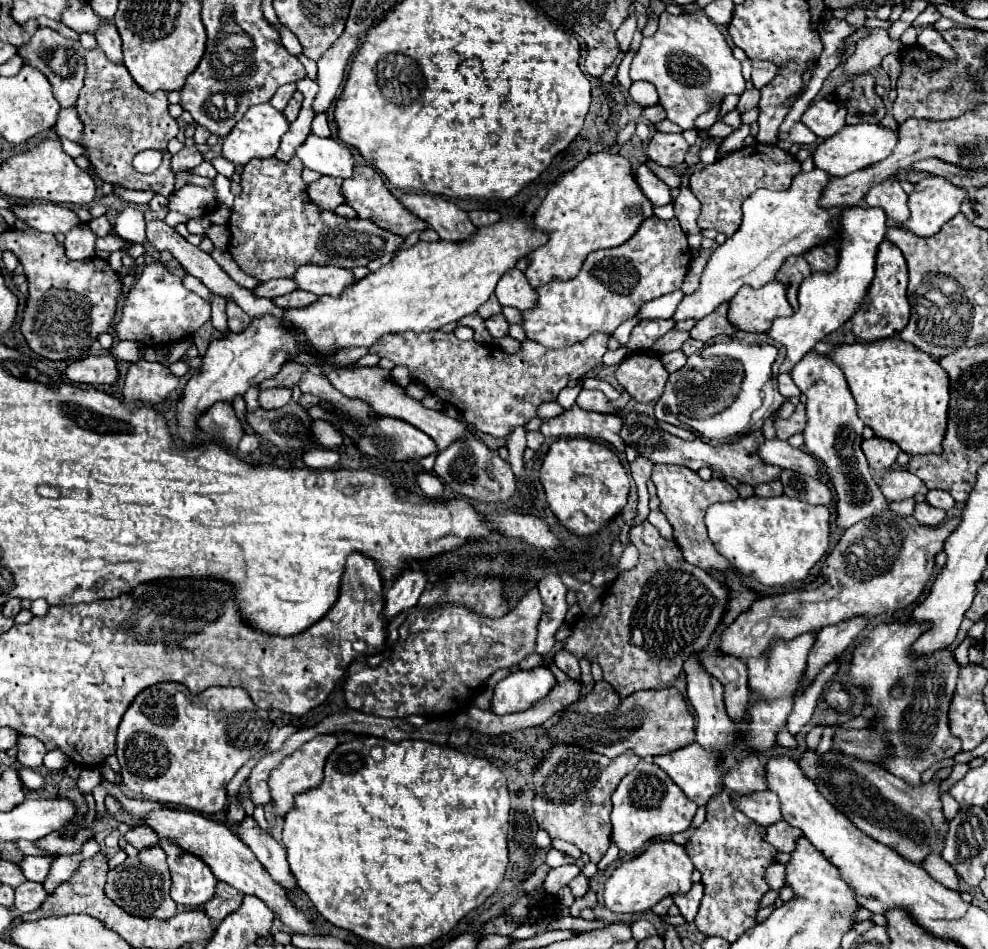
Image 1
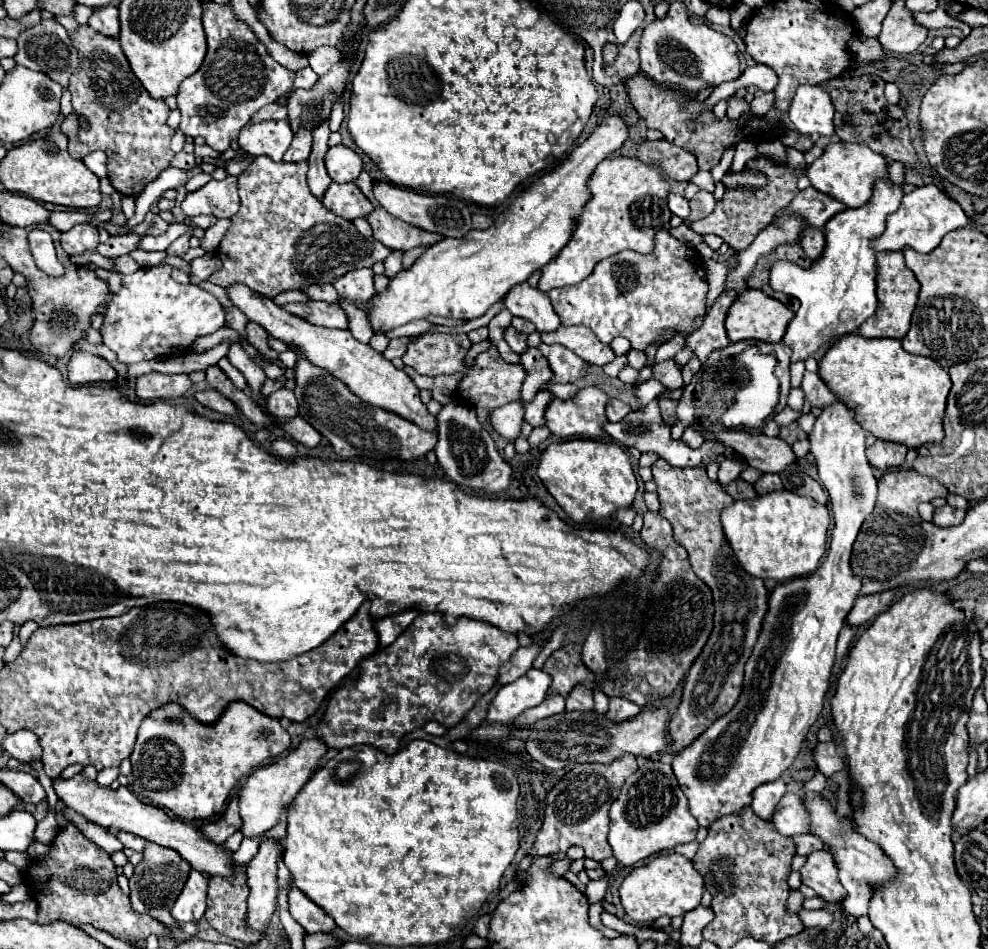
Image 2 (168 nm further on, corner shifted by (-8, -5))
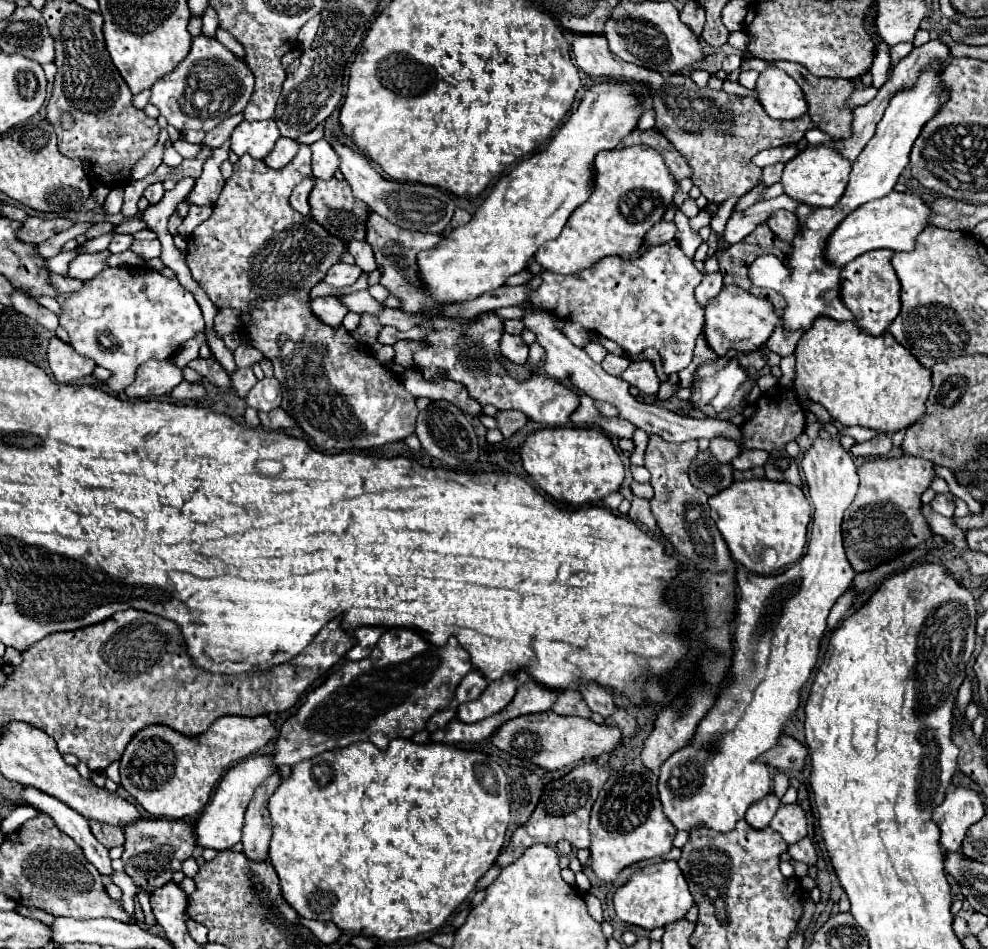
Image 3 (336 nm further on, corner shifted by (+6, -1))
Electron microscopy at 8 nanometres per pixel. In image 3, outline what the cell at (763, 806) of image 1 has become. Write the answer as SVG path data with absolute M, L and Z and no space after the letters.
M782 805L770 827L778 831L786 843L798 843L806 837L806 815L798 805Z

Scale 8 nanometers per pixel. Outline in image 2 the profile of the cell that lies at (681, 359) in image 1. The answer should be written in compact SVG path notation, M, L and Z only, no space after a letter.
M668 359L668 361L662 361L662 363L654 365L654 375L652 377L658 379L668 389L680 389L684 385L680 365L674 359Z

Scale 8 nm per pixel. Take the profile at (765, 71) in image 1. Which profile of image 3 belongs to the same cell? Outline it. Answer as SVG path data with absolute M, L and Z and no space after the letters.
M764 69L754 91L758 93L758 103L772 119L798 119L806 113L802 89L782 69Z

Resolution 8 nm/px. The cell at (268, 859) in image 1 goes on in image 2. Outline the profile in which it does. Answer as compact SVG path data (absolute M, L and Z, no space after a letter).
M292 879L288 889L288 907L292 917L306 929L306 933L330 933L336 927L324 909L312 903L312 899L308 899Z

